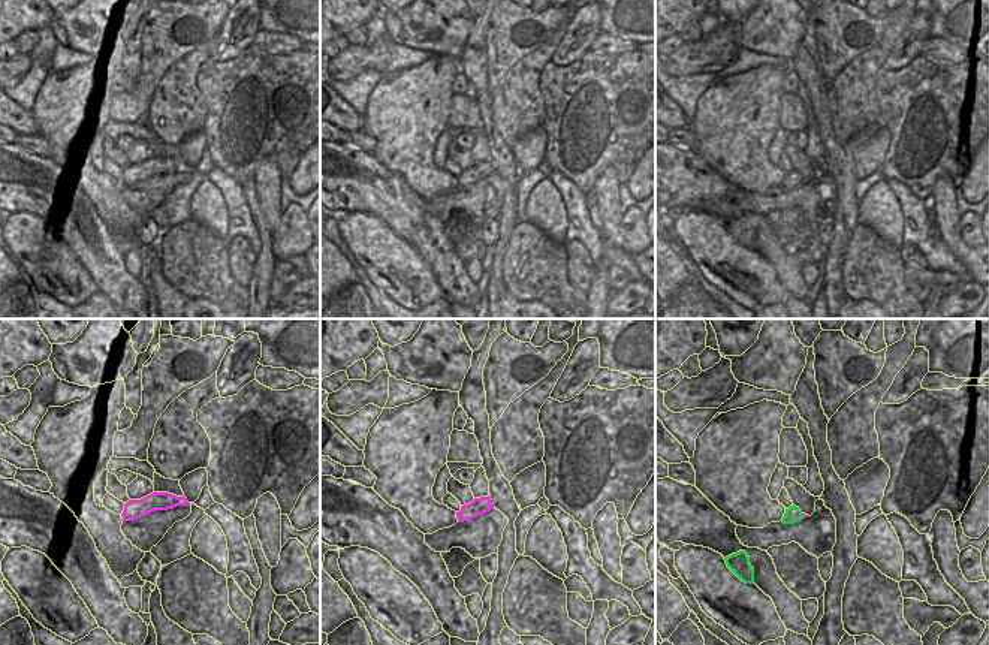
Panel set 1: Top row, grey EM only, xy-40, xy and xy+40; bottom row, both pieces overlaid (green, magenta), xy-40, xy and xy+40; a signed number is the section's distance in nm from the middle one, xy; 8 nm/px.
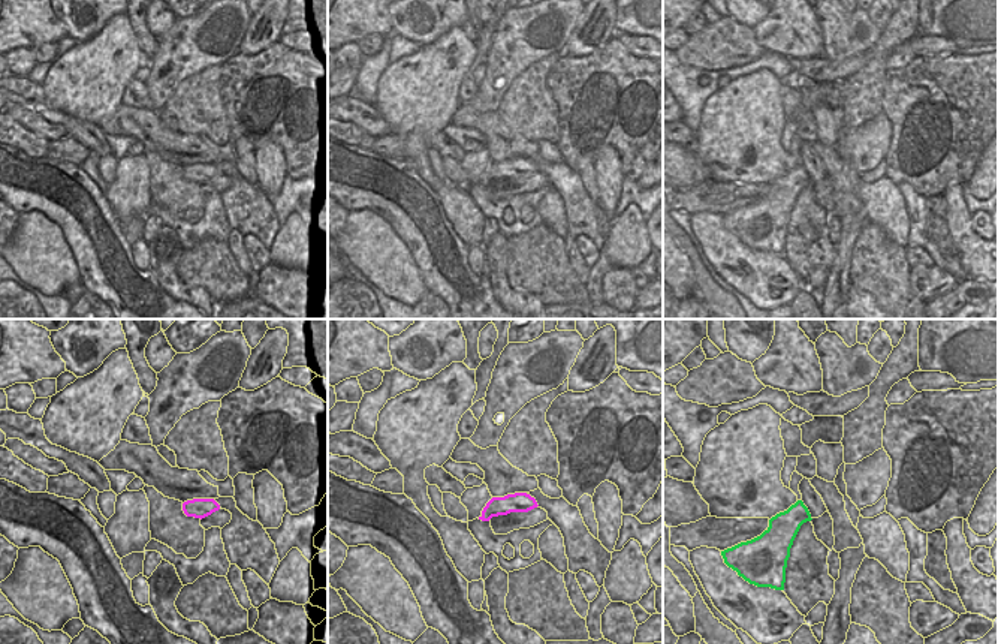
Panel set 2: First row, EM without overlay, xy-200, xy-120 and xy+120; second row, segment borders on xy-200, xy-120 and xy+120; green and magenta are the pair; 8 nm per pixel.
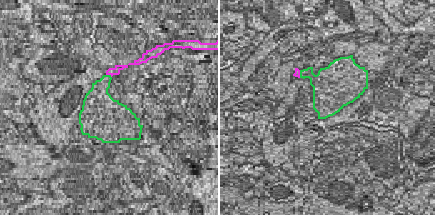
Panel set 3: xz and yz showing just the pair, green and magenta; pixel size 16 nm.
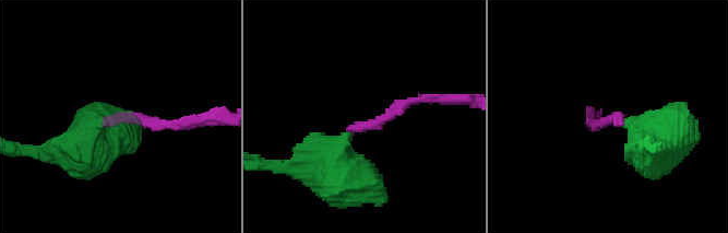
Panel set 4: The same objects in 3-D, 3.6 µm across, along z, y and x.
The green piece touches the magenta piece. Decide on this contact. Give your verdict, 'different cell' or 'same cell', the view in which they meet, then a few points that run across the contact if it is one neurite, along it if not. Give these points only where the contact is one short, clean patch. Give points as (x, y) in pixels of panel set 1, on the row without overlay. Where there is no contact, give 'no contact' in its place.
same cell | xy+40 | xy+40 (793, 178), (801, 181), (804, 180)

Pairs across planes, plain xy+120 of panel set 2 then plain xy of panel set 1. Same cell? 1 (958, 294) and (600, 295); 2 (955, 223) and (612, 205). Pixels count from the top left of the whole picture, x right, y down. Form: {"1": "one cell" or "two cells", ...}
{"1": "two cells", "2": "one cell"}

